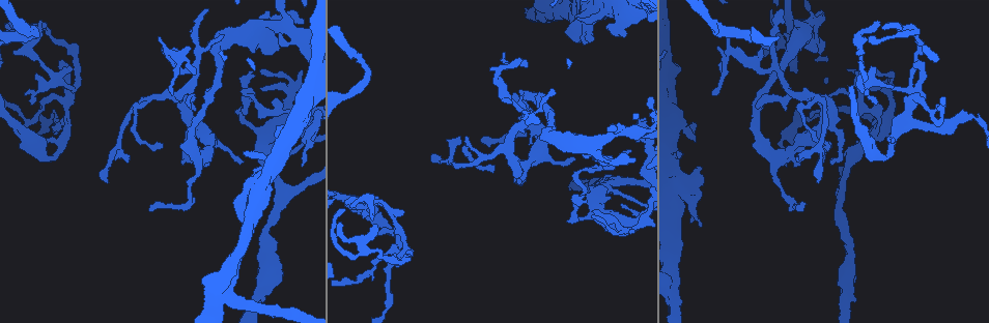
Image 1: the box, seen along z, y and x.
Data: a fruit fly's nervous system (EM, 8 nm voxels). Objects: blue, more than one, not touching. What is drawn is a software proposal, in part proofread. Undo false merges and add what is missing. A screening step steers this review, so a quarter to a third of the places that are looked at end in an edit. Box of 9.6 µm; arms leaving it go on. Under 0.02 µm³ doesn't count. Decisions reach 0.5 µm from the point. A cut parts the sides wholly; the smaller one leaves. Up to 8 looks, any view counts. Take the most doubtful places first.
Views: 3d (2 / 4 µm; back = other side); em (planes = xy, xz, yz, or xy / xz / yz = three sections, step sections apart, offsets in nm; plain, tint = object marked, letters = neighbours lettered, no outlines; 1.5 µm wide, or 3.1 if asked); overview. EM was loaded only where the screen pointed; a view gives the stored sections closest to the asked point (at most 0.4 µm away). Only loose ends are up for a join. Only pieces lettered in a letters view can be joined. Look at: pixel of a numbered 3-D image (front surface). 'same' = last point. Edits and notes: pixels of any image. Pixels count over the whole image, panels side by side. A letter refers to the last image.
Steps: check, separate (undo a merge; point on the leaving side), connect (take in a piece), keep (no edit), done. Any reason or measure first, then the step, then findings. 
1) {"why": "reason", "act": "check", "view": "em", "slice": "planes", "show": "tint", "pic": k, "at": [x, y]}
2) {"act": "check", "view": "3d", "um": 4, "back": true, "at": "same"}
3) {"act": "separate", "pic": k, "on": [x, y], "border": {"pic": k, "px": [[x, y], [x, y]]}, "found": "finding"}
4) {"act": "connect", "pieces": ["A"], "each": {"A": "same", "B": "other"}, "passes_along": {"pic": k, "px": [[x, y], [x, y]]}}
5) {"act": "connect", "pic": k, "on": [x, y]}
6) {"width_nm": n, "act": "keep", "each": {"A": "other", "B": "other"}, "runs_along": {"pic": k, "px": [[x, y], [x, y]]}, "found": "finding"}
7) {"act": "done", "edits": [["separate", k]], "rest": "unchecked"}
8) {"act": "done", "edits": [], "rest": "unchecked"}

{"why": "free end", "act": "check", "view": "em", "slice": "xz", "step": 4, "show": "letters", "pic": 1, "at": [190, 107]}

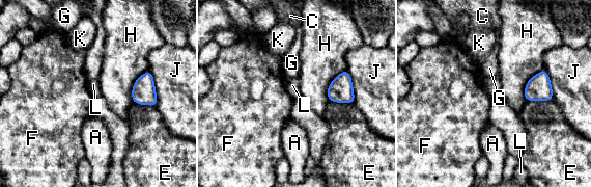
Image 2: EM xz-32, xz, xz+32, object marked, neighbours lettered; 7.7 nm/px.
{"act": "keep", "each": {"A": "other", "C": "other", "E": "other", "F": "other", "G": "other", "H": "other", "J": "other", "K": "other", "L": "other"}, "border": {"pic": 2, "px": [[148, 71], [135, 81], [133, 102]]}, "found": "no lettered piece goes on from it"}

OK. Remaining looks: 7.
{"why": "free end", "act": "check", "view": "em", "slice": "yz", "step": 4, "show": "tint", "pic": 1, "at": [589, 41]}

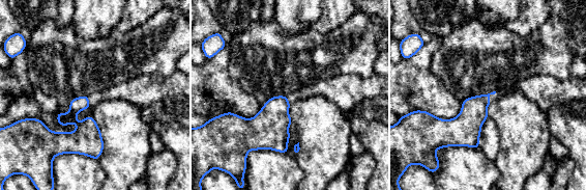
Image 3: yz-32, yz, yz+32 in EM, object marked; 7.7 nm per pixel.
{"act": "check", "view": "em", "slice": "yz", "step": 4, "show": "letters", "at": "same"}

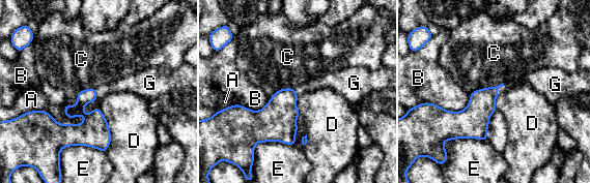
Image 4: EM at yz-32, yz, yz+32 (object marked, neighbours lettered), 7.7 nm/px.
{"act": "connect", "pieces": ["G"], "each": {"A": "other", "B": "other", "C": "other", "D": "other", "E": "other", "G": "same"}, "passes_along": {"pic": 4, "px": [[481, 105], [497, 88], [527, 78]]}, "found": "the neuron continues"}

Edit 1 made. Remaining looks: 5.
{"why": "abrupt turn", "act": "check", "view": "3d", "um": 2, "pic": 1, "at": [137, 116]}

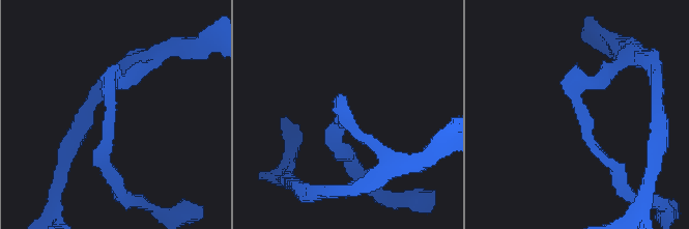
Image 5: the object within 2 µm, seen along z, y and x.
{"why": "now the EM", "act": "check", "view": "em", "slice": "xz", "step": 4, "show": "tint", "pic": 5, "at": [114, 109]}

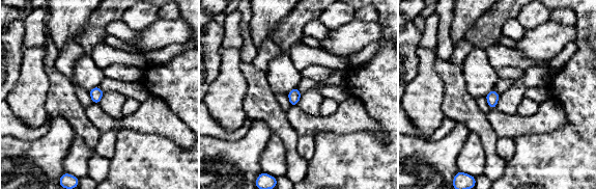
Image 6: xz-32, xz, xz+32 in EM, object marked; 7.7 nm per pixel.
{"why": "another direction", "act": "check", "view": "em", "slice": "planes", "show": "letters", "at": "same"}

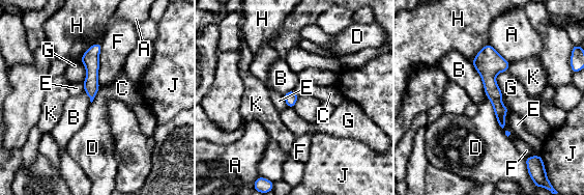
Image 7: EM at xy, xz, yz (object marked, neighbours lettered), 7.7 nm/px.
{"width_nm": 100, "longest_contact_nm": ["F", 340], "act": "keep", "each": {"A": "other", "B": "other", "C": "other", "D": "other", "E": "other", "F": "other", "G": "other", "H": "other", "J": "other", "K": "other"}, "found": "one neuron here"}

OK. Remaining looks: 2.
{"act": "done", "edits": [["connect", 4]], "rest": "unchecked"}

